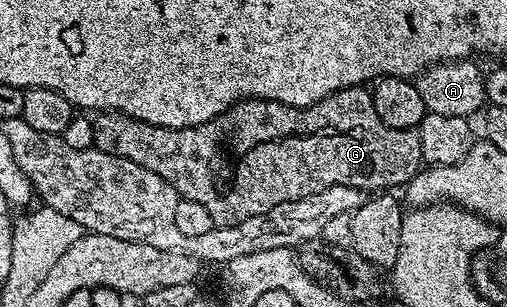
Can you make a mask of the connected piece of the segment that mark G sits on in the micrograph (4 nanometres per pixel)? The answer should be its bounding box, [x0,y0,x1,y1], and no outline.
[92,87,424,226]

